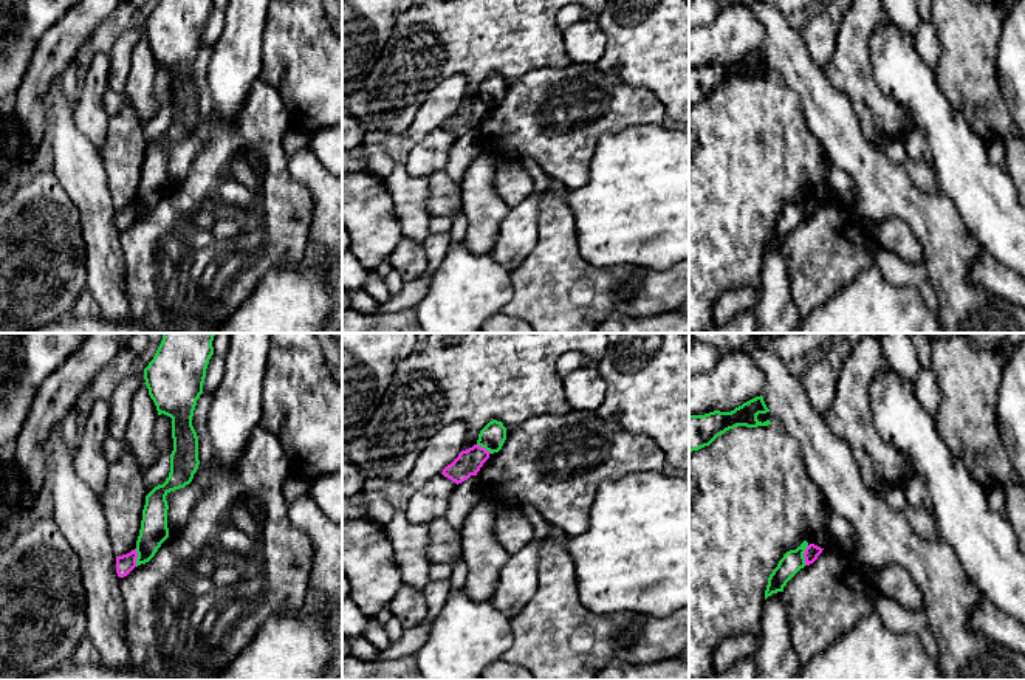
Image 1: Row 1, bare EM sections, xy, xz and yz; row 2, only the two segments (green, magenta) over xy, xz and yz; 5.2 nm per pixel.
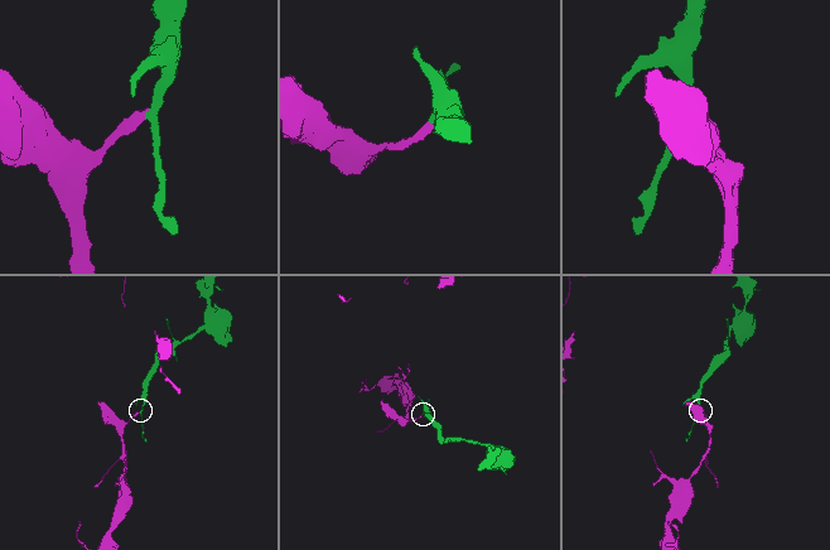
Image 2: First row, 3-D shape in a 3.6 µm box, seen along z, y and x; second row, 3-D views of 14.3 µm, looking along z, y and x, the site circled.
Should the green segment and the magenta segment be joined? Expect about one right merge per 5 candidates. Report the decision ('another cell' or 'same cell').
another cell

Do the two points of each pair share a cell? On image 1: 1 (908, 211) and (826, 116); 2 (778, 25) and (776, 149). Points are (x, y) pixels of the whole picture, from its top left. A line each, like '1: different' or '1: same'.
1: same
2: different

